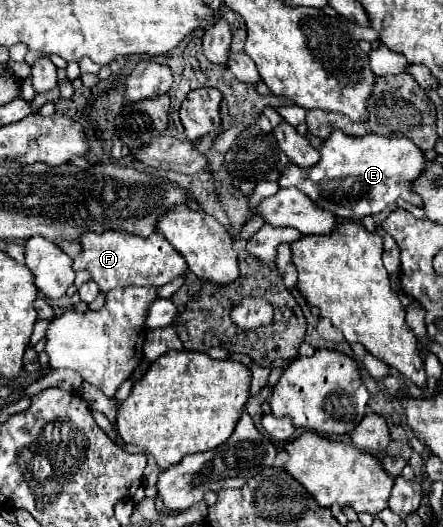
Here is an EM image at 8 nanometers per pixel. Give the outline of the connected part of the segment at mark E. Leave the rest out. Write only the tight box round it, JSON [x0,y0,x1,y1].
[277,130,425,220]

